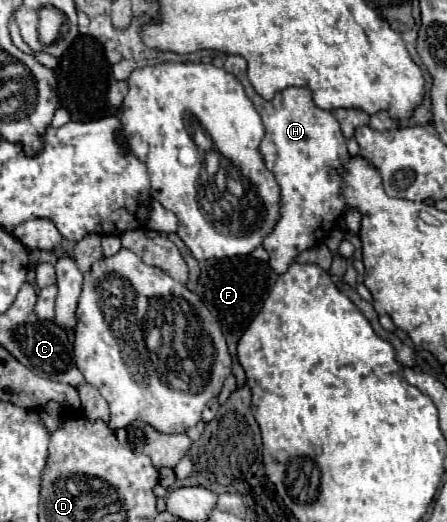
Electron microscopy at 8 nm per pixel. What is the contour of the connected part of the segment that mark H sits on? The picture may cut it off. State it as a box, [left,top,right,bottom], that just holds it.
[224,55,350,273]

